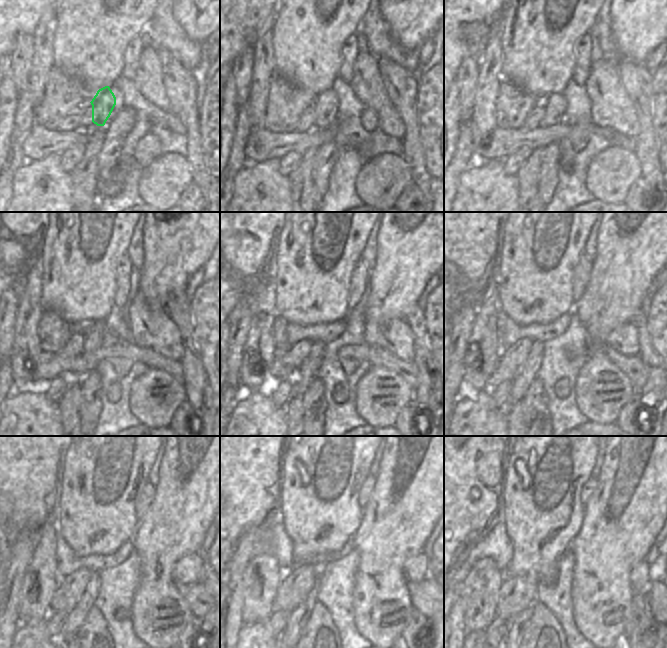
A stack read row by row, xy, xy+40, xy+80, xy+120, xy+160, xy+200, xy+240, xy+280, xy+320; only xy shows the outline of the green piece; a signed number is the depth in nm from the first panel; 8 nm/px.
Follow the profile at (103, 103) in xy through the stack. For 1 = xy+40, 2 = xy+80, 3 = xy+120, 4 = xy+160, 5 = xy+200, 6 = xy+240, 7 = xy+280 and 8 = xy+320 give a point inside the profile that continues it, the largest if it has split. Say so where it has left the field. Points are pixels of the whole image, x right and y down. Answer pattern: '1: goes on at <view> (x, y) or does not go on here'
1: goes on at xy+40 (327, 103)
2: goes on at xy+80 (554, 104)
3: goes on at xy+120 (103, 339)
4: goes on at xy+160 (307, 371)
5: goes on at xy+200 (520, 385)
6: goes on at xy+240 (75, 618)
7: goes on at xy+280 (298, 618)
8: goes on at xy+320 (518, 624)

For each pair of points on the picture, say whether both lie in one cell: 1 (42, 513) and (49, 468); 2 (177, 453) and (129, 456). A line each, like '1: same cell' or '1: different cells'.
1: same cell
2: different cells

